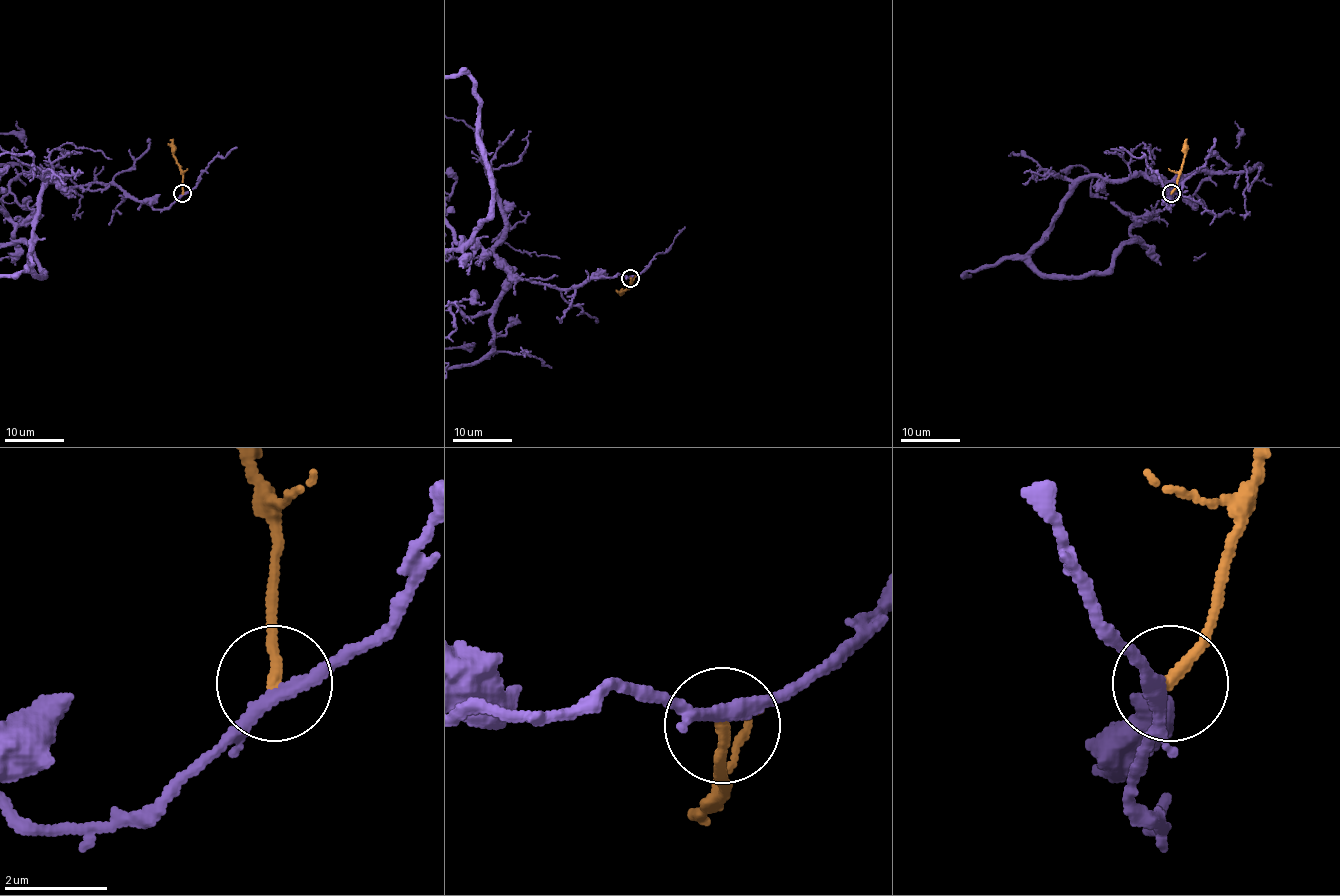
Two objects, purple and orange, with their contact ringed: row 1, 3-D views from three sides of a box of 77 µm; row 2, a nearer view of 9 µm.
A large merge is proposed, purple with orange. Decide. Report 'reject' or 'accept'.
reject

